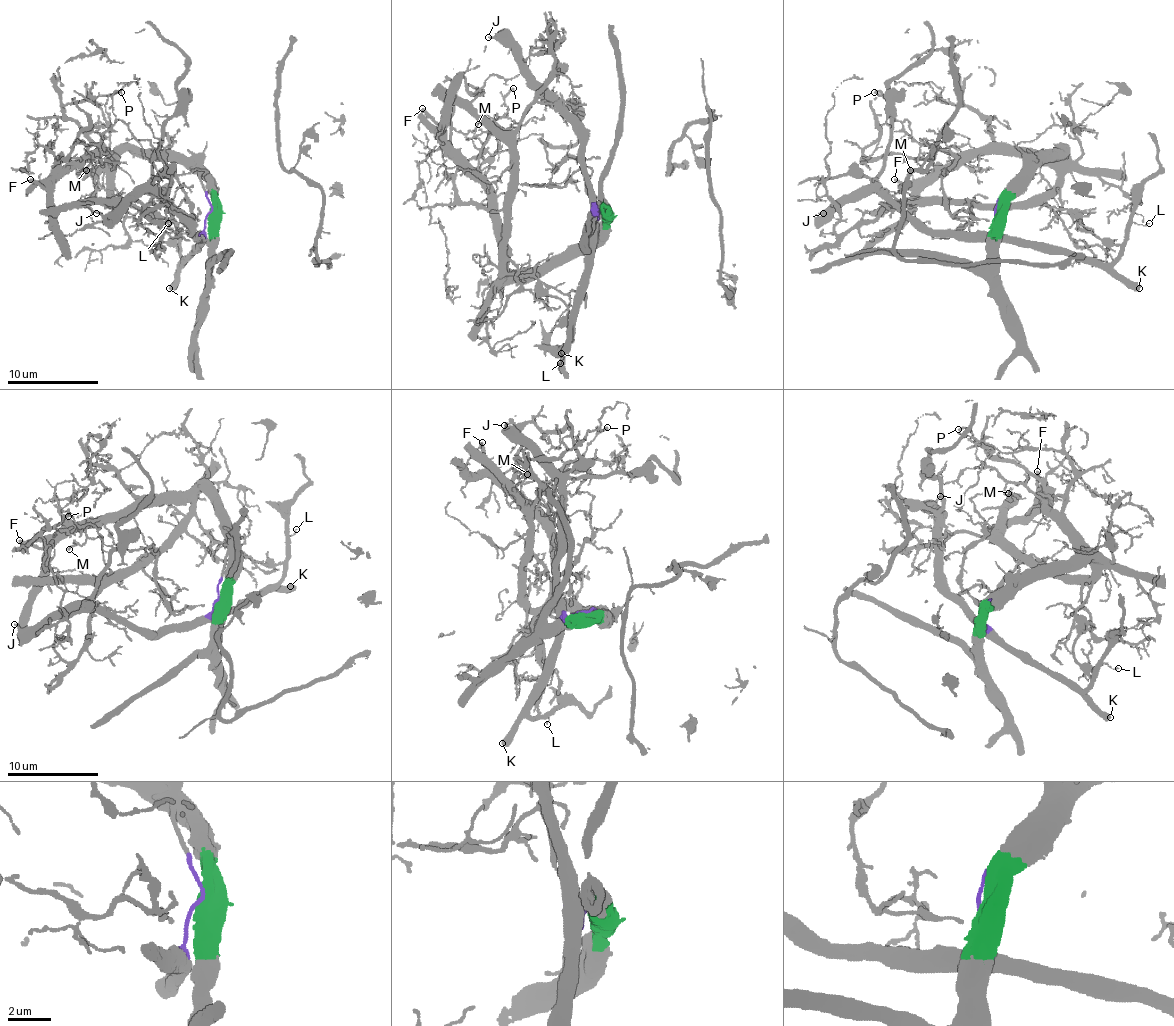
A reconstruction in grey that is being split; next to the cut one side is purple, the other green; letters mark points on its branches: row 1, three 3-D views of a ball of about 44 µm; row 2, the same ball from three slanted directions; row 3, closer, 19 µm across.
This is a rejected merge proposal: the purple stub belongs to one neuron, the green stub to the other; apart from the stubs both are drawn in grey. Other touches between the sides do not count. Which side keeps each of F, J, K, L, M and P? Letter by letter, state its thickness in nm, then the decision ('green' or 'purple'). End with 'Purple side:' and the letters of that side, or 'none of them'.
F: 260 nm | green
J: 200 nm | purple
K: 500 nm | purple
L: 90 nm | purple
M: 140 nm | green
P: 160 nm | green
Purple side: J, K, L

